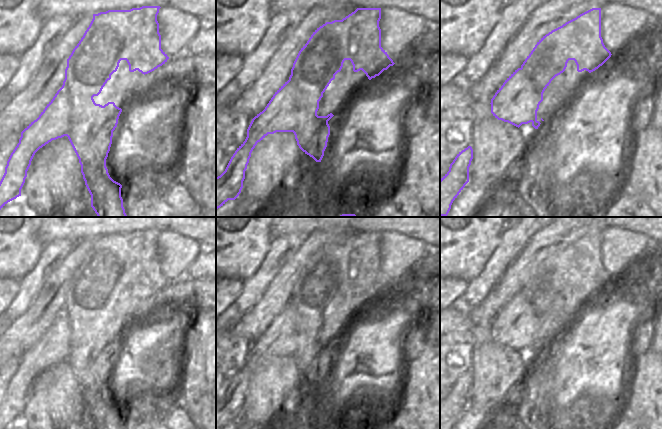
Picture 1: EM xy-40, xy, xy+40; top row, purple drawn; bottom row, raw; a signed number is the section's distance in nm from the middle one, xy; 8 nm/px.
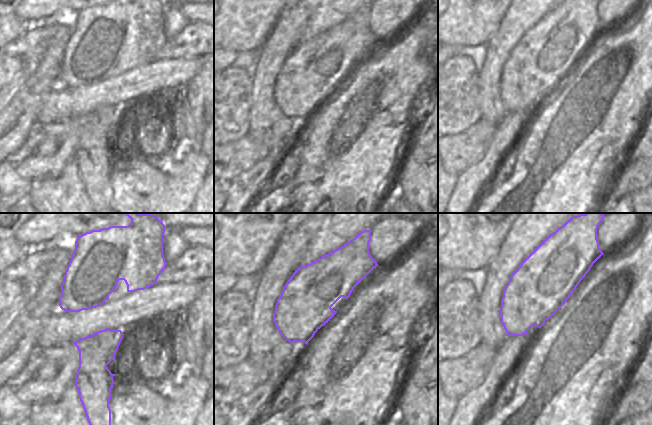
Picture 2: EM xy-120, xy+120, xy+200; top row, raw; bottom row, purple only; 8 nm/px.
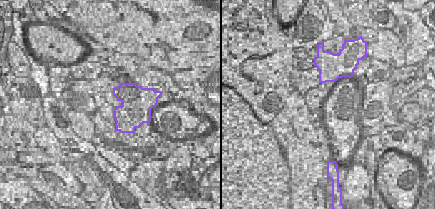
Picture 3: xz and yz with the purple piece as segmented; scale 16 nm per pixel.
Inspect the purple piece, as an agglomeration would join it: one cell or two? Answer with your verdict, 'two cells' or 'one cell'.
two cells

